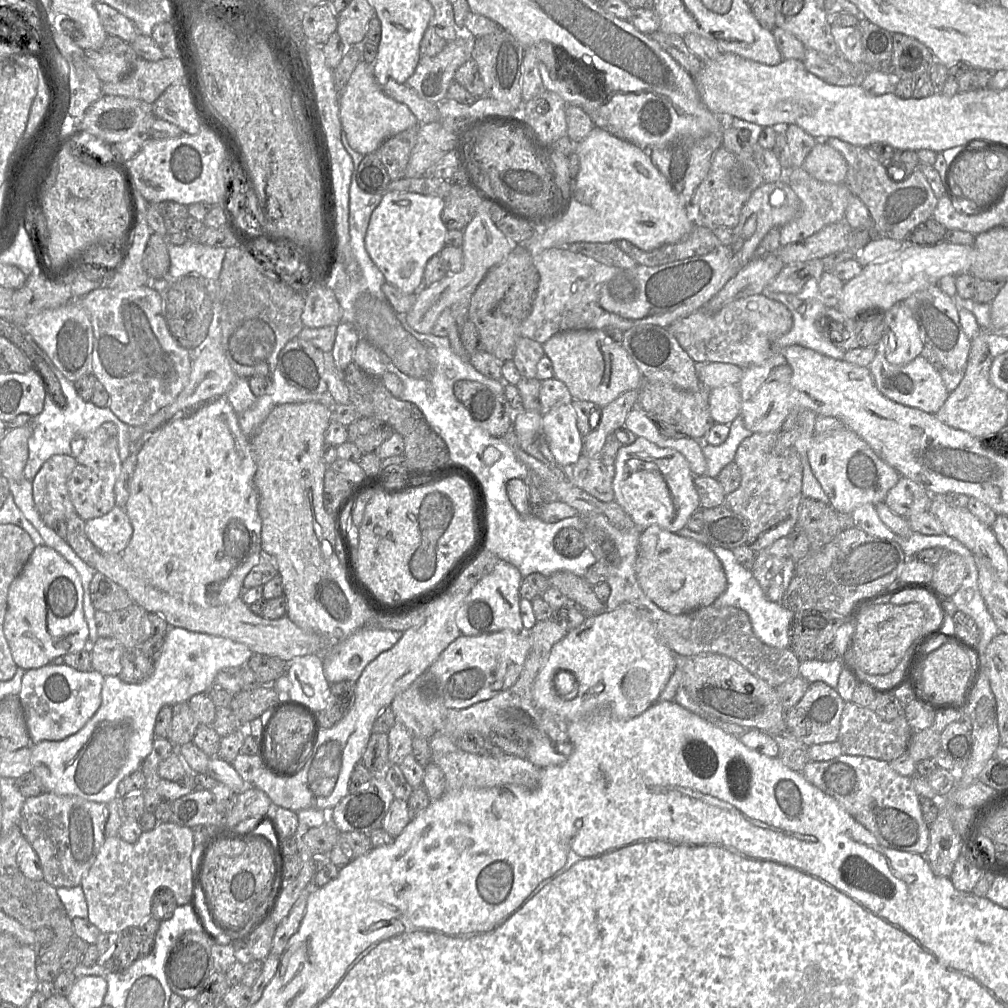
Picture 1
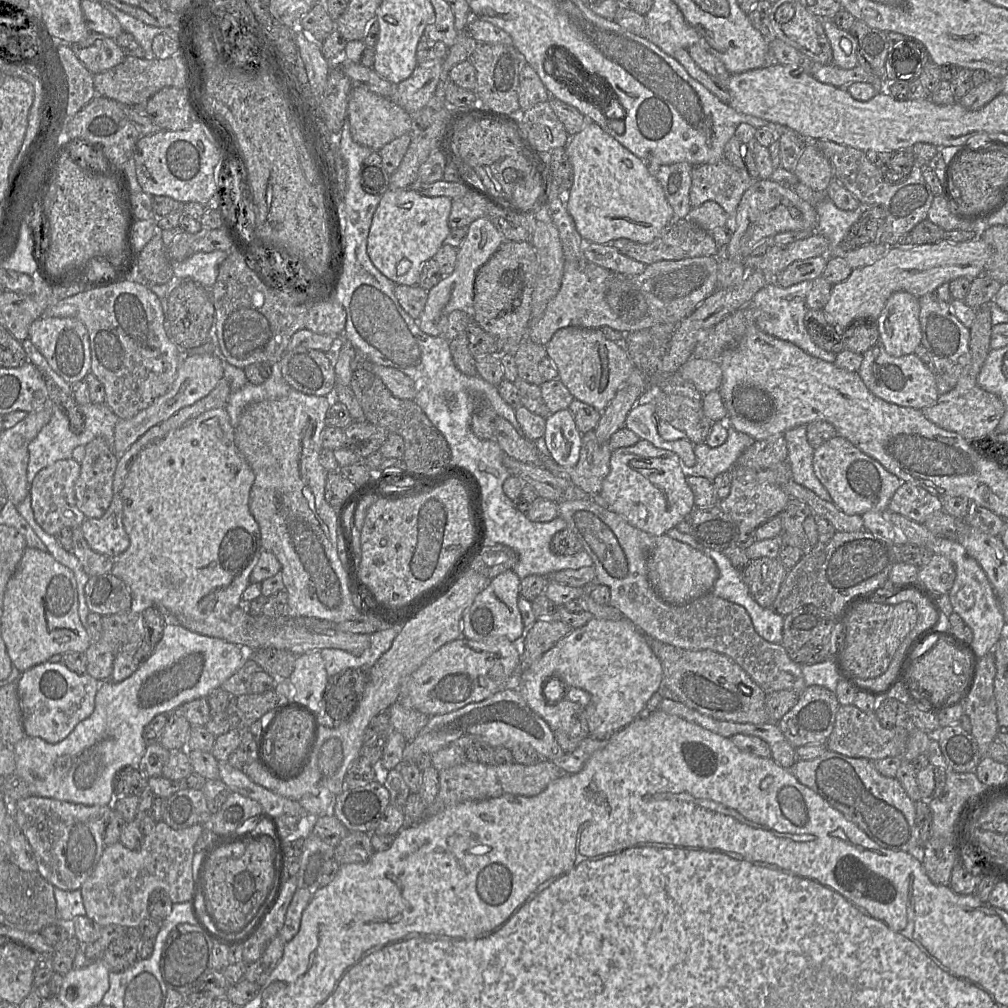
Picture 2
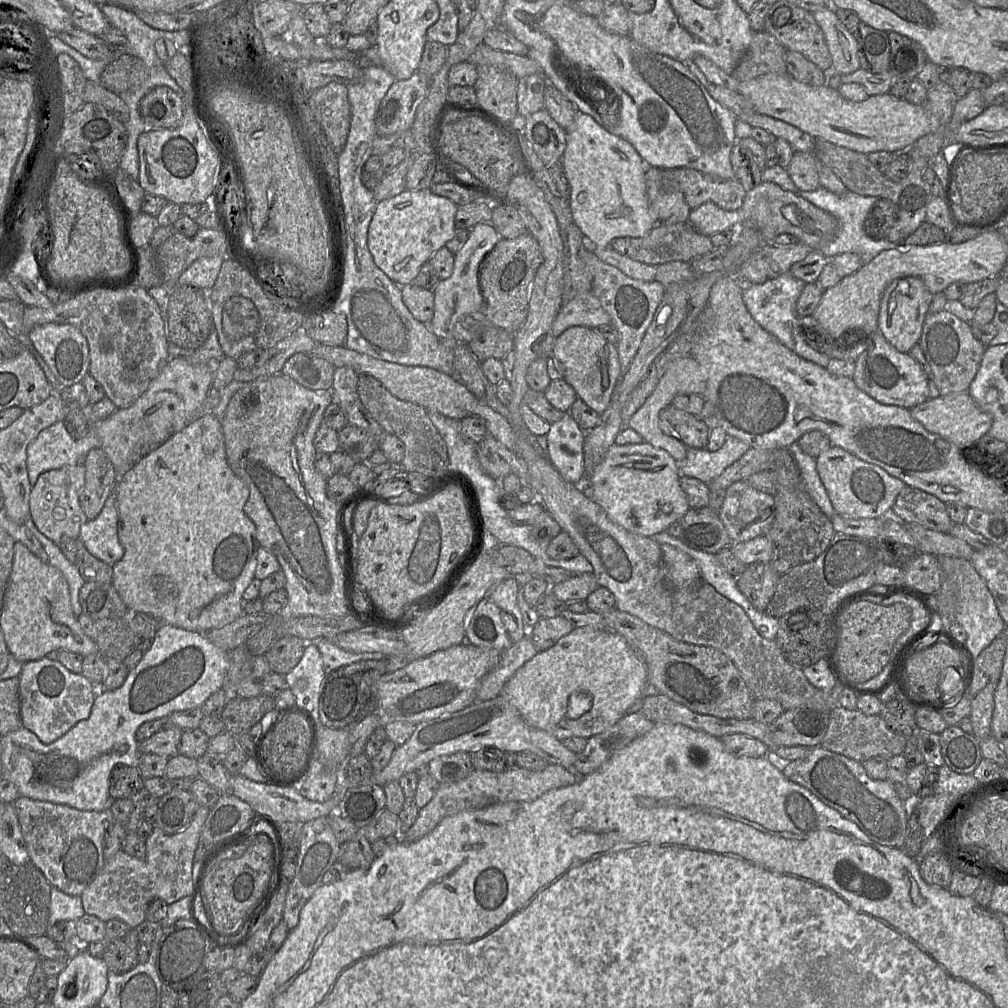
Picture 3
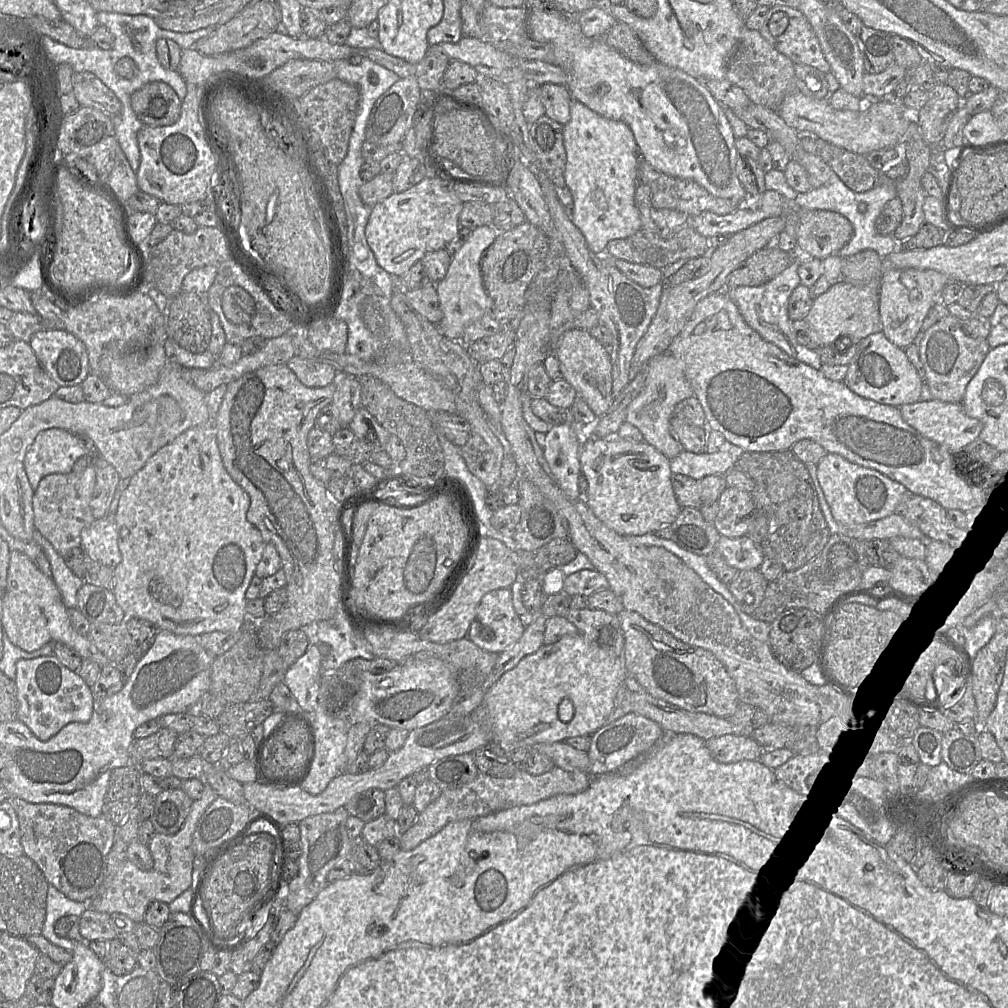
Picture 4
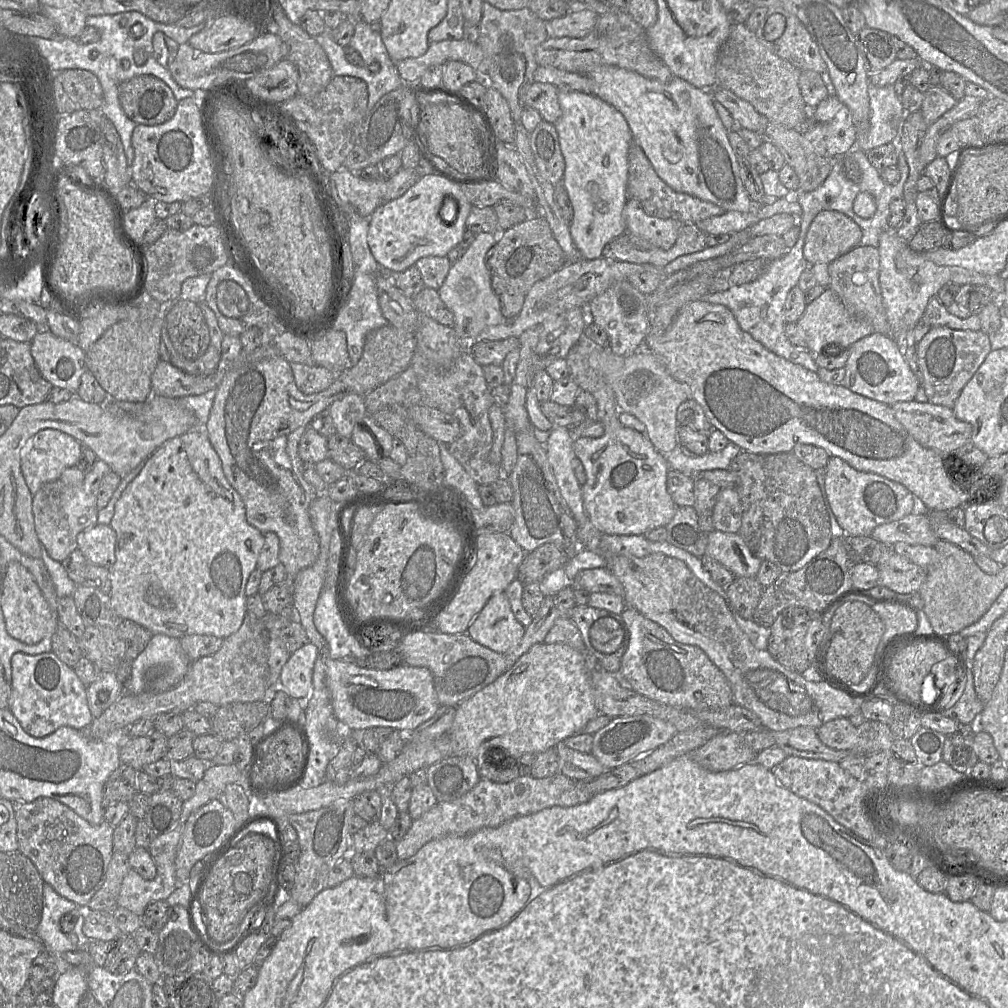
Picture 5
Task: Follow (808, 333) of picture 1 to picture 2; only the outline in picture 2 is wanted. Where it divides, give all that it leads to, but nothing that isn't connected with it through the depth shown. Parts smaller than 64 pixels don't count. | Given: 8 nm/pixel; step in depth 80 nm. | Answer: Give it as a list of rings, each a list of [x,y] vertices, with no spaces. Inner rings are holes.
[[[805,280],[790,287],[782,287],[775,281],[769,281],[761,288],[749,303],[755,310],[755,324],[764,333],[775,338],[788,341],[807,354],[833,363],[836,354],[819,348],[810,338],[804,322],[804,317],[808,312],[806,306],[806,296],[812,287],[812,281]]]

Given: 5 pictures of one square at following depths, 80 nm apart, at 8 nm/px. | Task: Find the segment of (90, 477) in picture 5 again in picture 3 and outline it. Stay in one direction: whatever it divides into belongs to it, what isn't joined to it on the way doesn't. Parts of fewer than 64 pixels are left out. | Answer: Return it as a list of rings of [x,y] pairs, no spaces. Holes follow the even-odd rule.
[[[68,465],[40,474],[32,487],[29,500],[30,516],[39,531],[57,545],[63,536],[79,539],[81,525],[88,520],[79,502],[84,484],[85,466]]]

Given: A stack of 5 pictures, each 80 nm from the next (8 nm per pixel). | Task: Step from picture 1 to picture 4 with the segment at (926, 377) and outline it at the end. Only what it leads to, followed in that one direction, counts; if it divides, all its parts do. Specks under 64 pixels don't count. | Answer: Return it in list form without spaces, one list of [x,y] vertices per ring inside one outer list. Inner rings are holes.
[[[882,331],[863,338],[857,352],[848,364],[844,384],[857,395],[878,403],[900,407],[921,399],[923,379],[911,364],[904,349],[891,343]]]

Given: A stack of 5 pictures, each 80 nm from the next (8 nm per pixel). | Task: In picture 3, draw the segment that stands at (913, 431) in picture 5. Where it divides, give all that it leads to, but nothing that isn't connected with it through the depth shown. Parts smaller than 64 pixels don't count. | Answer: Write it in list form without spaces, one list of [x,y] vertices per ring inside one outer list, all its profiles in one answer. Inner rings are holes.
[[[968,392],[938,396],[909,409],[913,419],[918,421],[928,432],[936,434],[959,449],[973,445],[984,436],[992,425],[992,418],[982,411]]]

